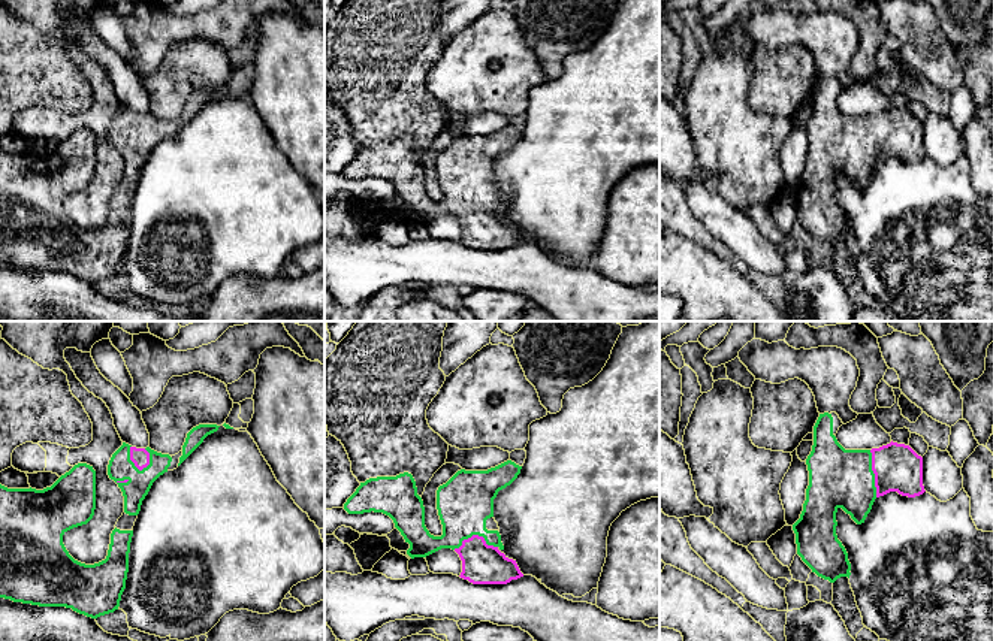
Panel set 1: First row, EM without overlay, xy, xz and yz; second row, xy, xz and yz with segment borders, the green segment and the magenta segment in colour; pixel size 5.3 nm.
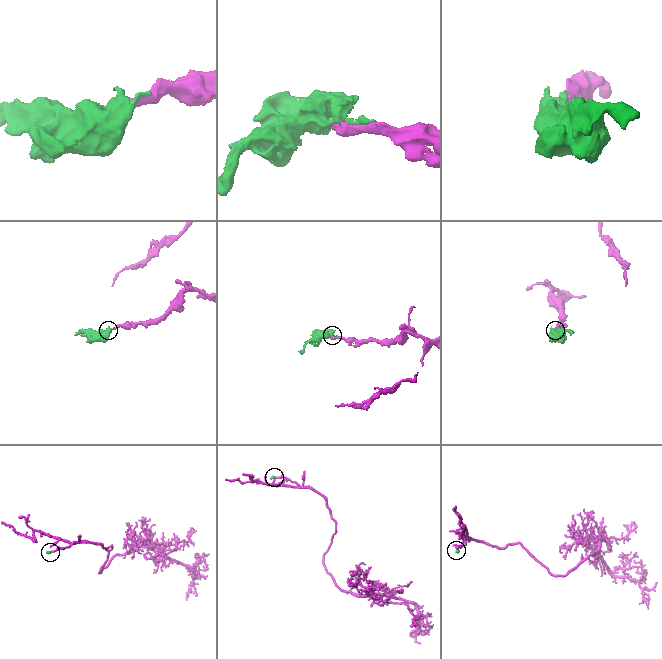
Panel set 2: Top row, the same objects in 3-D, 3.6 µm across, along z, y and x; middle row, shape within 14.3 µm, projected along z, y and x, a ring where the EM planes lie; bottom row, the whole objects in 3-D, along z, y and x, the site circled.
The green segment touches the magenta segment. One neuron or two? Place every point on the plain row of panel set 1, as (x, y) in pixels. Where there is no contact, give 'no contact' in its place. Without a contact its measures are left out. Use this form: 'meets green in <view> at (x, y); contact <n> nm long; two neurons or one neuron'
meets green in xy at (129, 124); contact 160 nm long; one neuron

